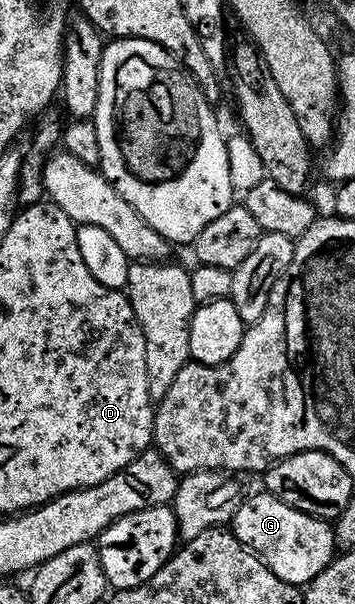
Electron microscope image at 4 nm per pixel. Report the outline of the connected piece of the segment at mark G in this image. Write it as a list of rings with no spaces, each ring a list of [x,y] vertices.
[[[259,490],[256,496],[248,495],[244,499],[243,505],[235,512],[230,527],[235,537],[256,553],[260,560],[264,560],[269,570],[277,574],[277,578],[296,586],[307,585],[337,555],[335,529],[328,521],[301,510],[293,510],[293,506],[285,506],[285,502],[266,490]]]

